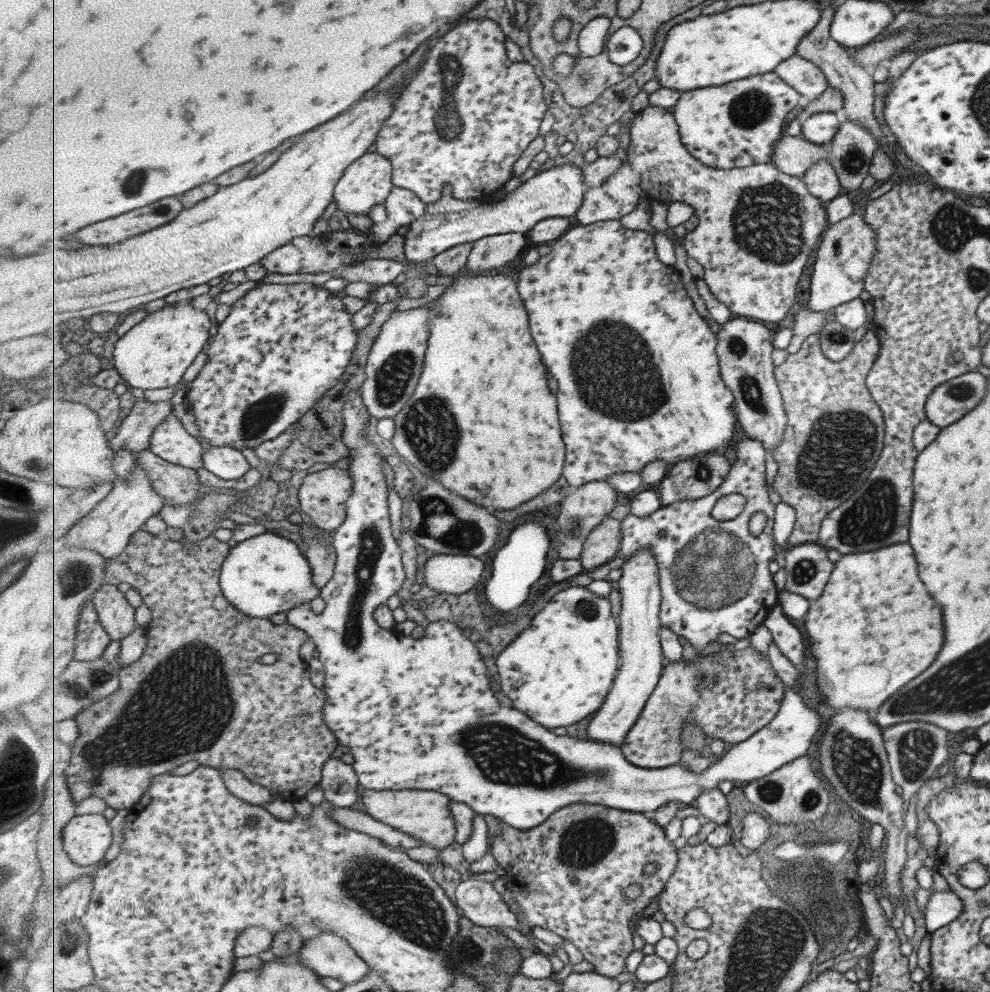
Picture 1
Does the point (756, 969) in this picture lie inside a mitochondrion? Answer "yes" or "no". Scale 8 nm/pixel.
yes

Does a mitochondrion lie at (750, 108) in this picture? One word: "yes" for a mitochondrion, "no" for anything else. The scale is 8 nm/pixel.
yes

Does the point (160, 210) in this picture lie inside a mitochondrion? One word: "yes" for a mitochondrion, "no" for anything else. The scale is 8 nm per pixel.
yes

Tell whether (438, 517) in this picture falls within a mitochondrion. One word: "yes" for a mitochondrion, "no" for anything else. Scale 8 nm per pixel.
yes

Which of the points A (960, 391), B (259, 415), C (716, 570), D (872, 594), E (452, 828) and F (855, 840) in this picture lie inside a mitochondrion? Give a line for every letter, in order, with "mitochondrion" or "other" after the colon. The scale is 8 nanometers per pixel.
A: mitochondrion
B: mitochondrion
C: mitochondrion
D: other
E: other
F: other

